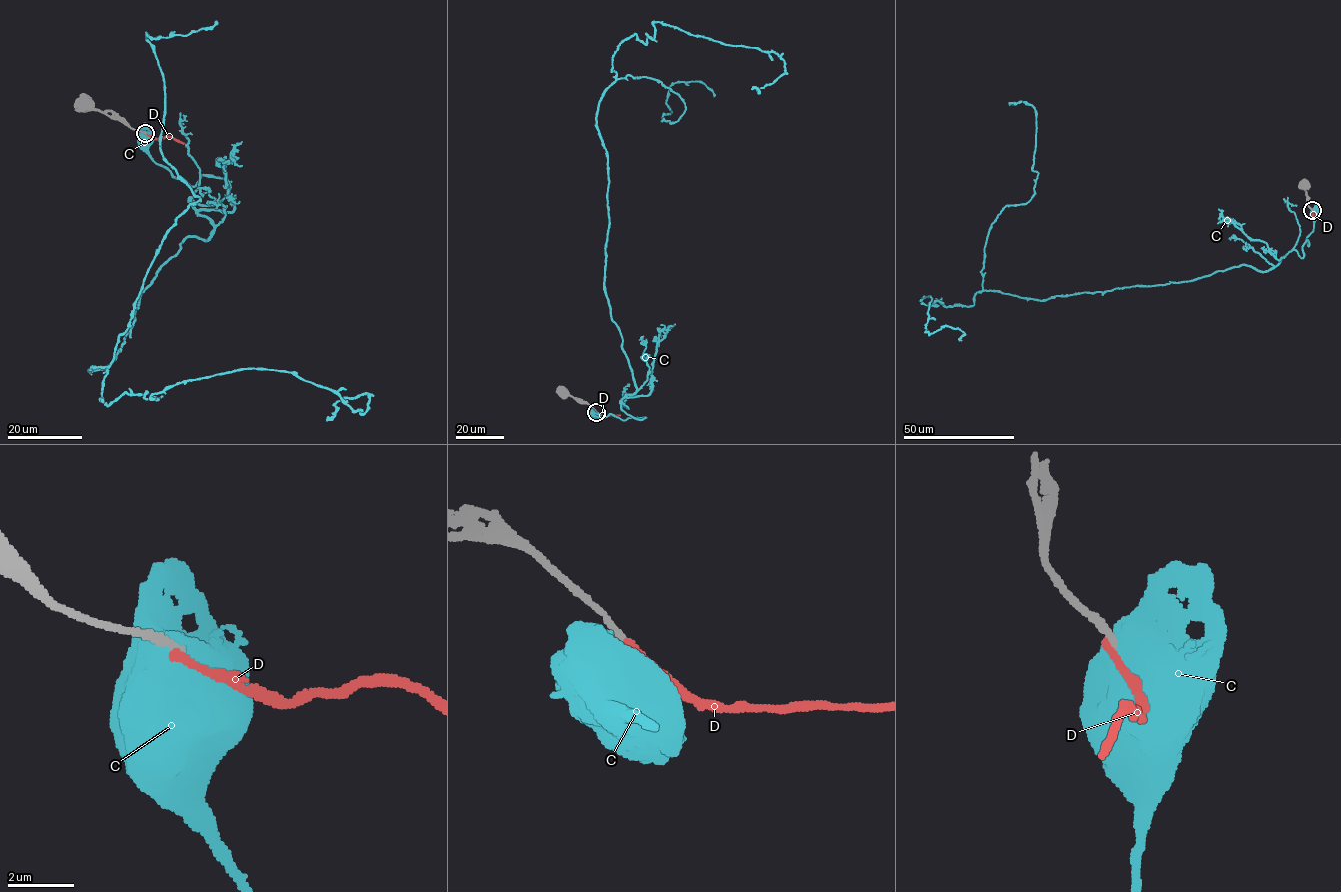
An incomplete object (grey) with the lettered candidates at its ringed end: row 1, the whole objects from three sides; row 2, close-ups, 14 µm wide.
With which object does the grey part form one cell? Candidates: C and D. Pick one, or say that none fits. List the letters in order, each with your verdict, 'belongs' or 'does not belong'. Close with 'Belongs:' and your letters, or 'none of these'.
C: does not belong
D: does not belong
Belongs: none of these

